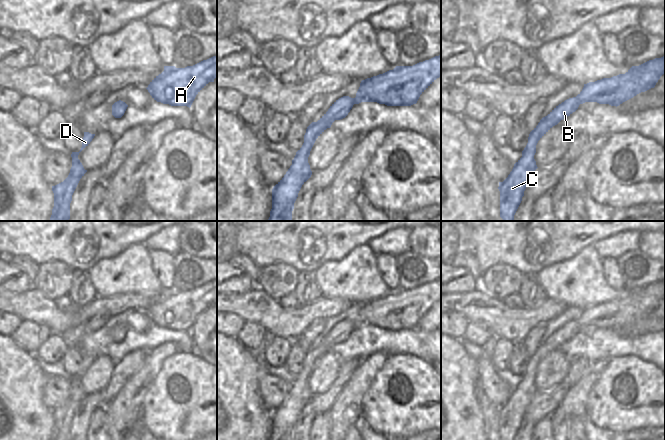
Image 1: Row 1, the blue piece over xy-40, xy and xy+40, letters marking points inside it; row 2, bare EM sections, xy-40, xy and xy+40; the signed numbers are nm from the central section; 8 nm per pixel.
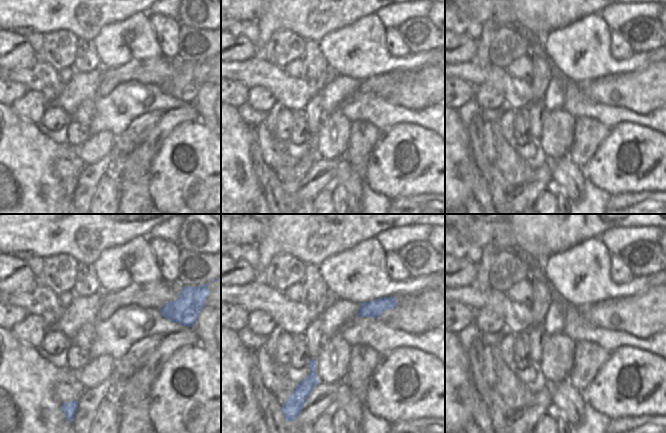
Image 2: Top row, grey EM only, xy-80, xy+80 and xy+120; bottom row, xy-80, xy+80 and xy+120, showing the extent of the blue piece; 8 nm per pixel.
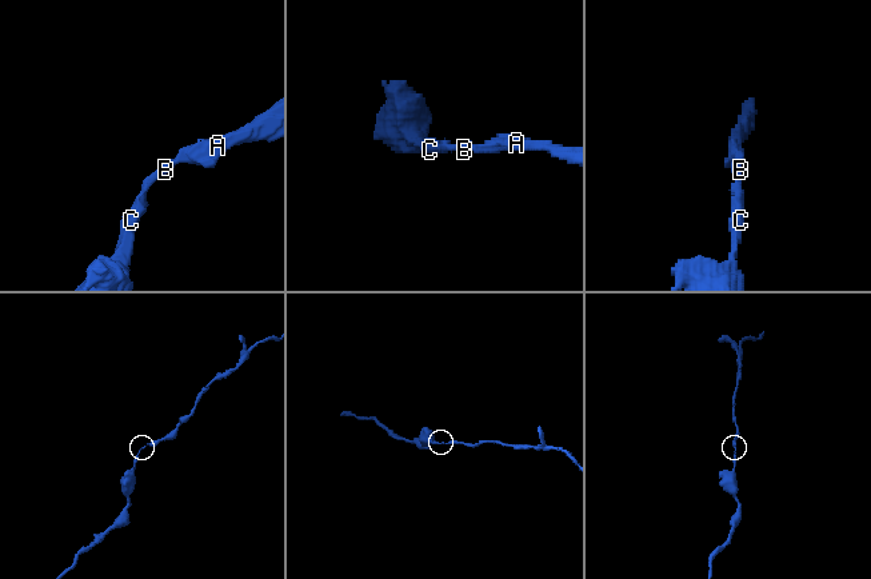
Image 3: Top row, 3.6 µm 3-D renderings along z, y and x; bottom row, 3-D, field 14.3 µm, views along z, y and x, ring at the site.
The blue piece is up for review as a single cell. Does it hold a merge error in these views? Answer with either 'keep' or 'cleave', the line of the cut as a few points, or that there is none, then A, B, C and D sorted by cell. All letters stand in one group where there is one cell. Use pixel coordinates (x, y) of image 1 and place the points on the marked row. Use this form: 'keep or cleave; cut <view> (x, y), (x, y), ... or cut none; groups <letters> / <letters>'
keep; cut none; groups A B C D

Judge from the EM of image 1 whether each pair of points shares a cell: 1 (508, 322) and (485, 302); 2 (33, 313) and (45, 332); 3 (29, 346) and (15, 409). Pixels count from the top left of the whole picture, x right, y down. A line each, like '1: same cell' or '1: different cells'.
1: same cell
2: different cells
3: different cells

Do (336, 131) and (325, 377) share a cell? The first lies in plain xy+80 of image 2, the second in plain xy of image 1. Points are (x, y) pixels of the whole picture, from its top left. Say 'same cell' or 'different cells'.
same cell

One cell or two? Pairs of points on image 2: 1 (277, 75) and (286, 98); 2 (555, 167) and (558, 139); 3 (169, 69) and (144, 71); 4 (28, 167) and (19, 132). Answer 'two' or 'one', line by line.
1: one
2: two
3: one
4: one

